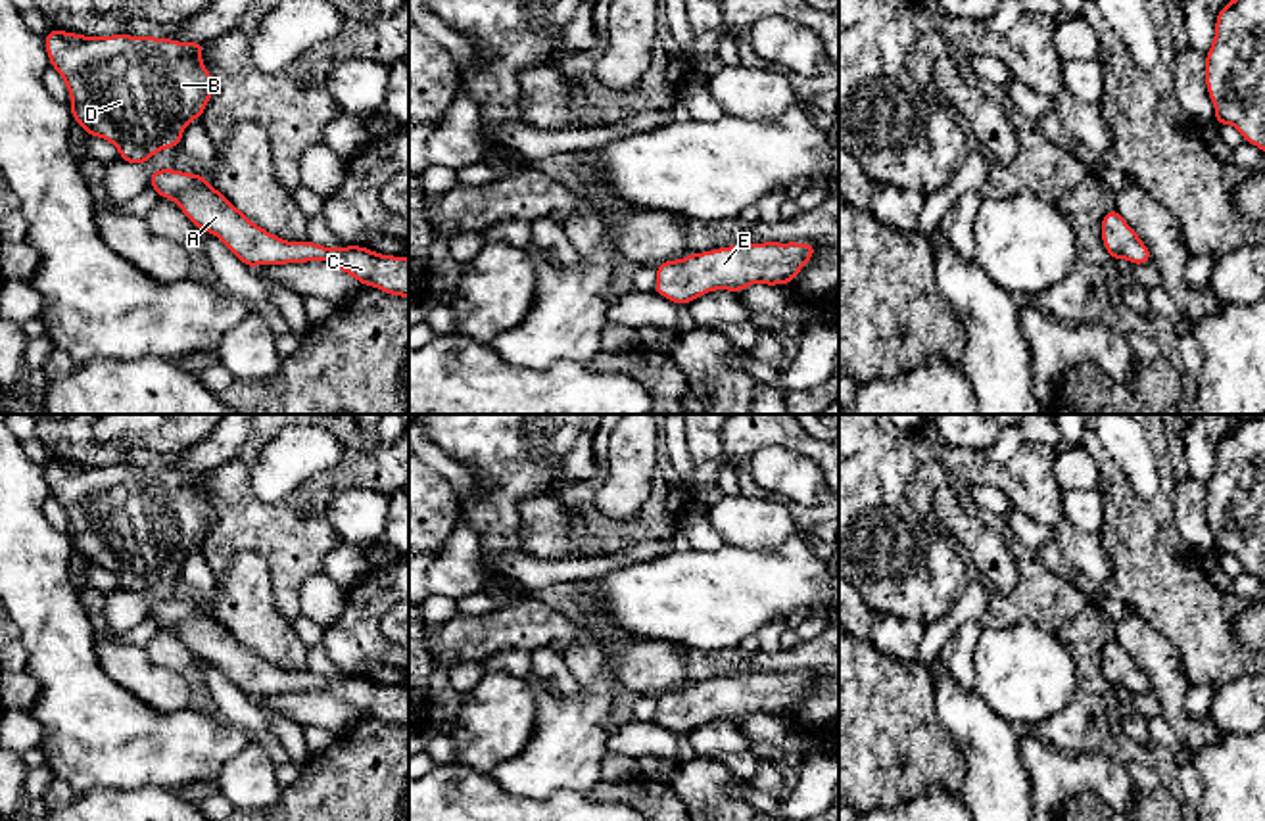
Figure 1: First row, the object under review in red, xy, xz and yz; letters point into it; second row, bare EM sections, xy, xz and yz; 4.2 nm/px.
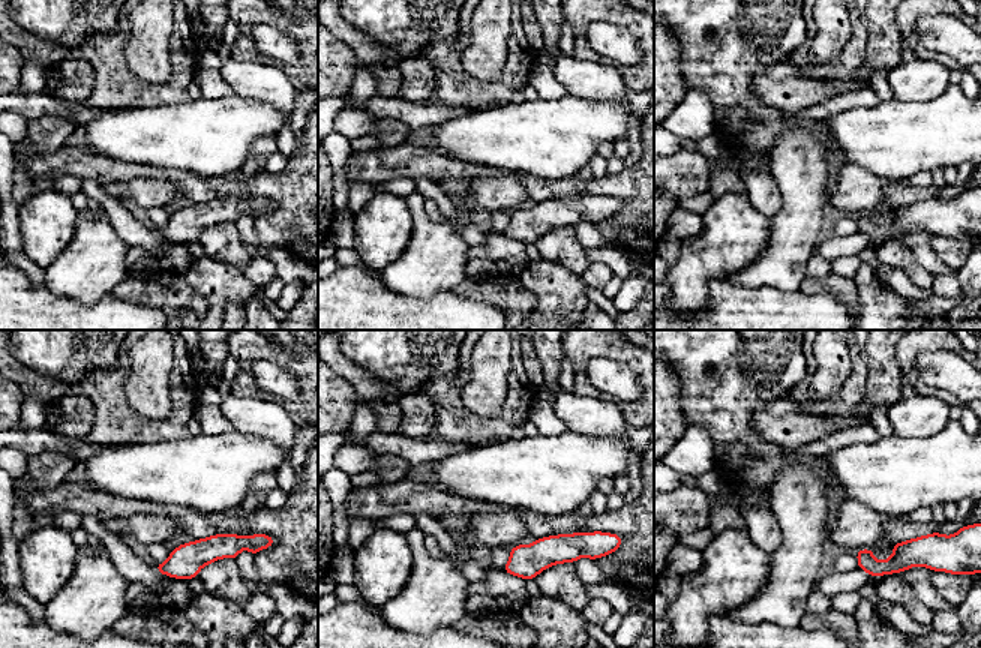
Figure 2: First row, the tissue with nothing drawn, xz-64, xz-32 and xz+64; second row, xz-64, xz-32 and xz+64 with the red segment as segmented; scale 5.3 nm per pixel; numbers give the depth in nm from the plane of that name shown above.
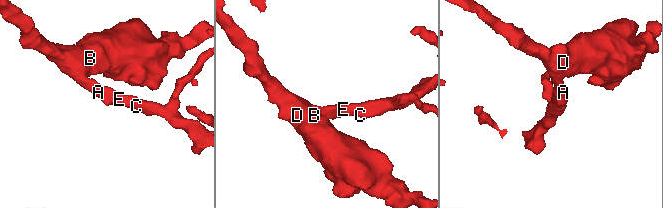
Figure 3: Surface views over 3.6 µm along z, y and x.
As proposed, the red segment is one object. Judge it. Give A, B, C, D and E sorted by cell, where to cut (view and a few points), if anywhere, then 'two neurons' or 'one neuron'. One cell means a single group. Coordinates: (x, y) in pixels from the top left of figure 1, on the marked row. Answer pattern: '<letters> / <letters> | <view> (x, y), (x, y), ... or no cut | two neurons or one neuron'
A B C D E | no cut | one neuron

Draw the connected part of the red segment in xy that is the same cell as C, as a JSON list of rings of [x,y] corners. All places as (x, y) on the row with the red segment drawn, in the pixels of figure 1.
[[[175,169],[150,171],[150,186],[173,199],[202,230],[215,234],[244,265],[328,261],[363,286],[409,297],[409,259],[374,253],[361,246],[322,247],[311,240],[284,242],[251,223],[205,176]]]

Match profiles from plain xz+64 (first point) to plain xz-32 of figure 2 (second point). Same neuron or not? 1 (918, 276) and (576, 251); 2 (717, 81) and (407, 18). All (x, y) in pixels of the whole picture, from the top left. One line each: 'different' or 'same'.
1: same
2: same

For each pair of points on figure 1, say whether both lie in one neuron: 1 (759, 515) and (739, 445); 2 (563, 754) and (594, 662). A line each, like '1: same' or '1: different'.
1: different
2: same

